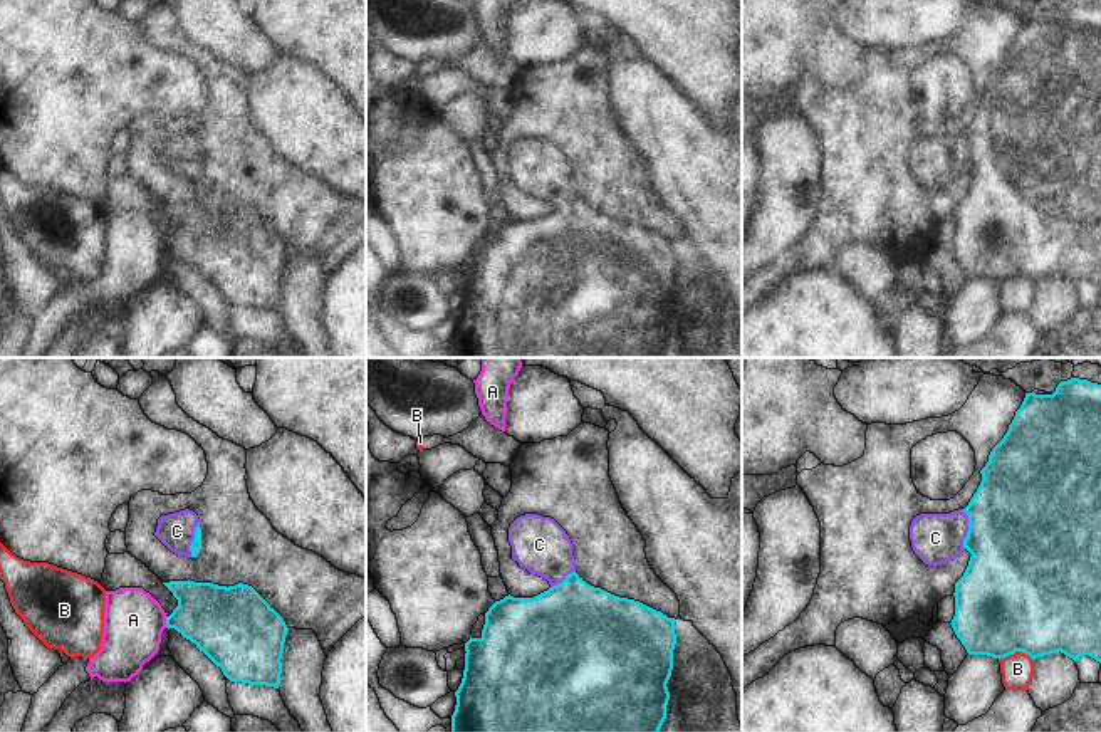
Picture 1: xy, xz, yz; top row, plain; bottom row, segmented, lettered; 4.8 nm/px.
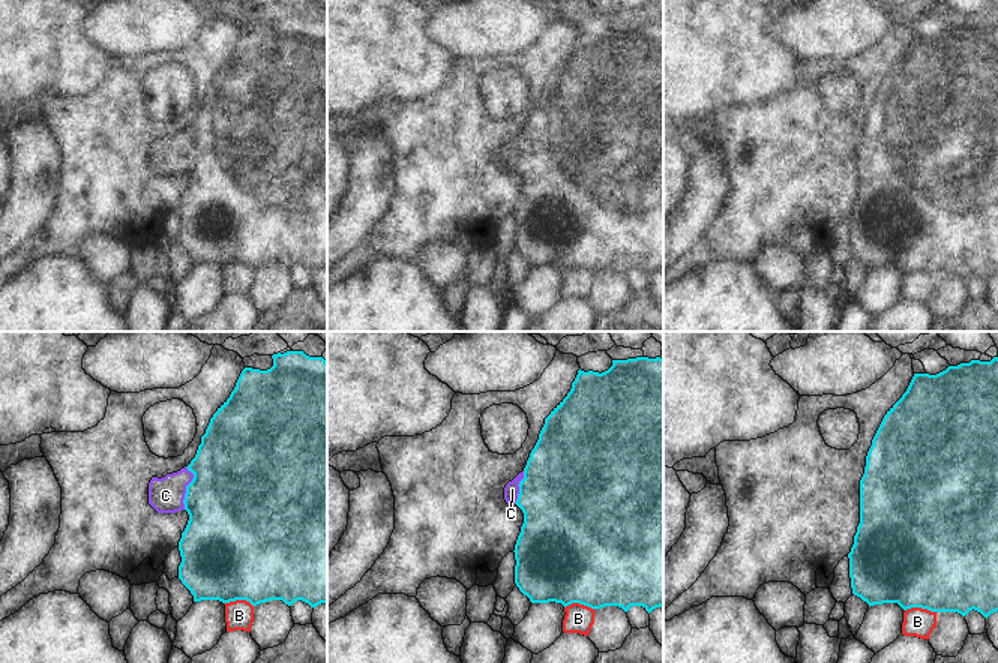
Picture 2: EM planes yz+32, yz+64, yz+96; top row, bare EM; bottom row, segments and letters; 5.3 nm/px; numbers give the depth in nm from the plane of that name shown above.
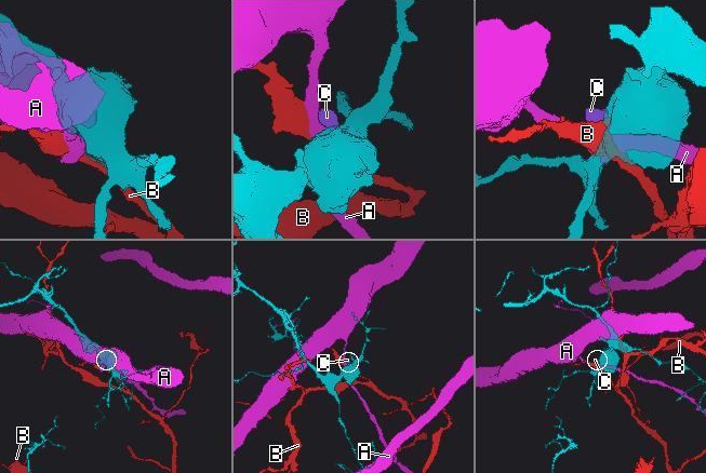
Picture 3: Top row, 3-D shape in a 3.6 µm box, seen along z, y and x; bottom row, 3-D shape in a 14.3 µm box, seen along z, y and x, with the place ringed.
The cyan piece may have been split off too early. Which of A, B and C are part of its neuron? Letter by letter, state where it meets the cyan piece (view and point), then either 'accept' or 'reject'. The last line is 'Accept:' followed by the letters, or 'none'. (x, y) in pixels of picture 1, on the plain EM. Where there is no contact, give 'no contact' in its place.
A: contact xy (166, 245); reject
B: contact yz (1016, 274); reject
C: contact yz (969, 153); accept
Accept: C

